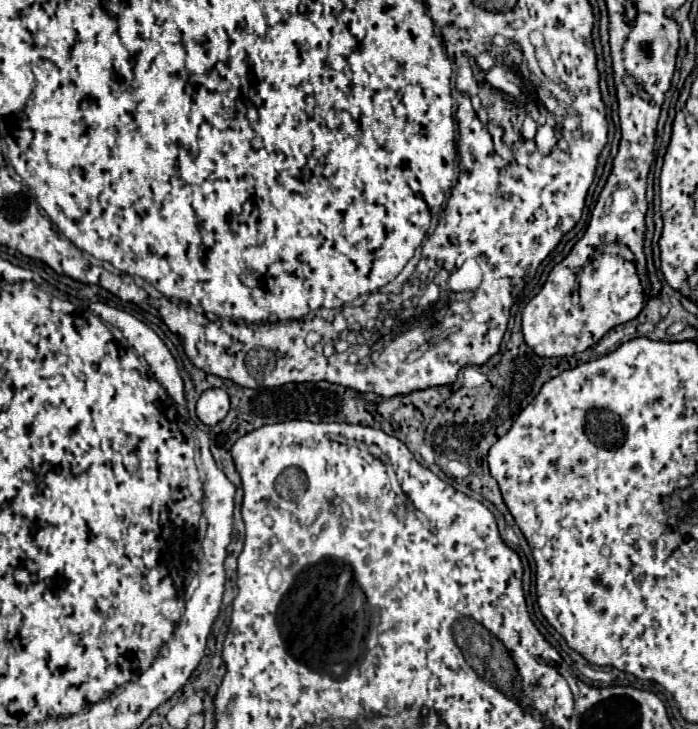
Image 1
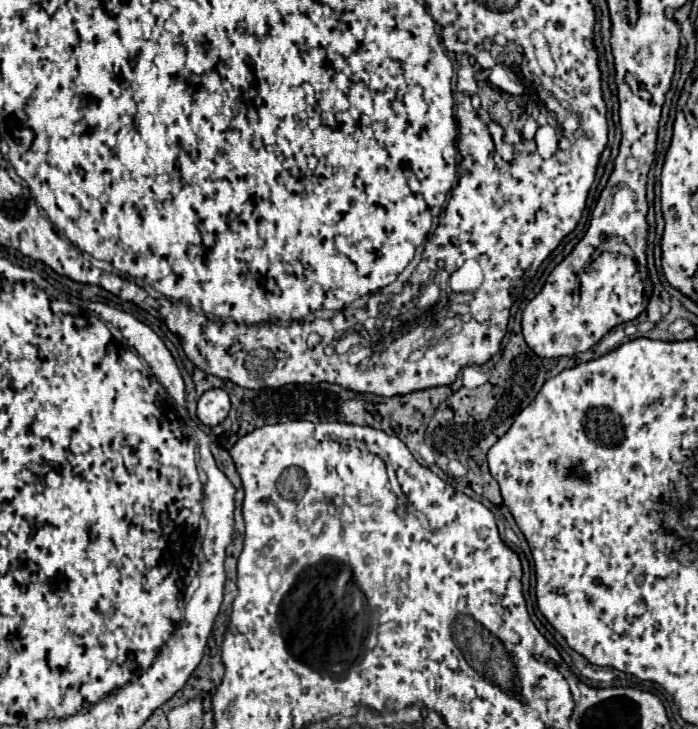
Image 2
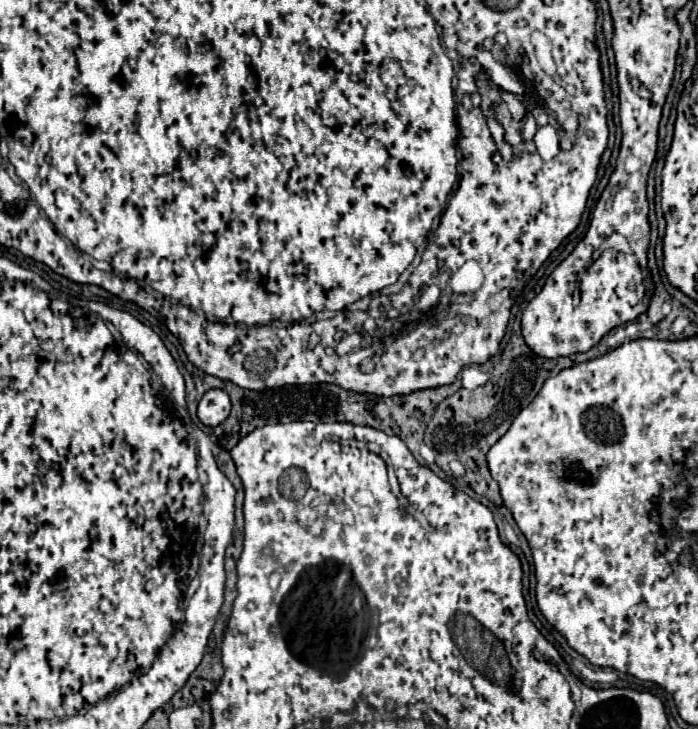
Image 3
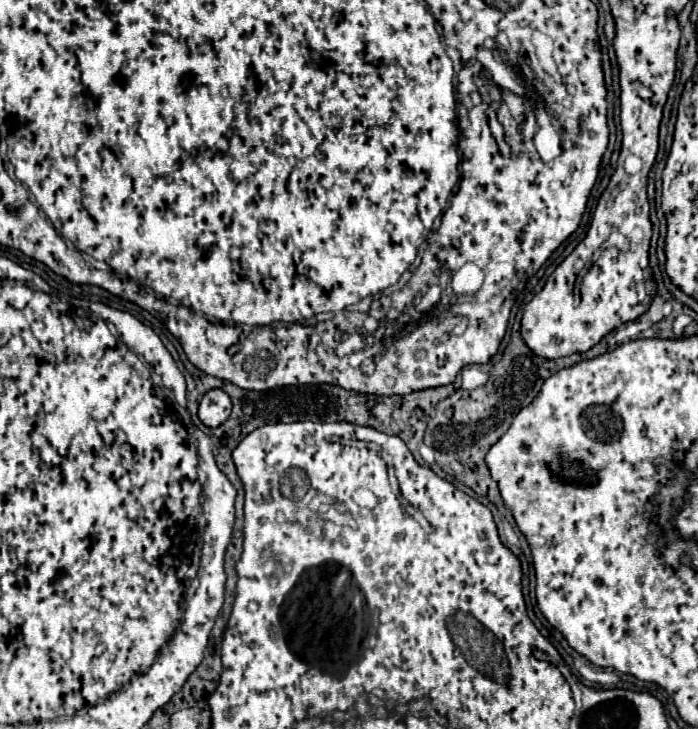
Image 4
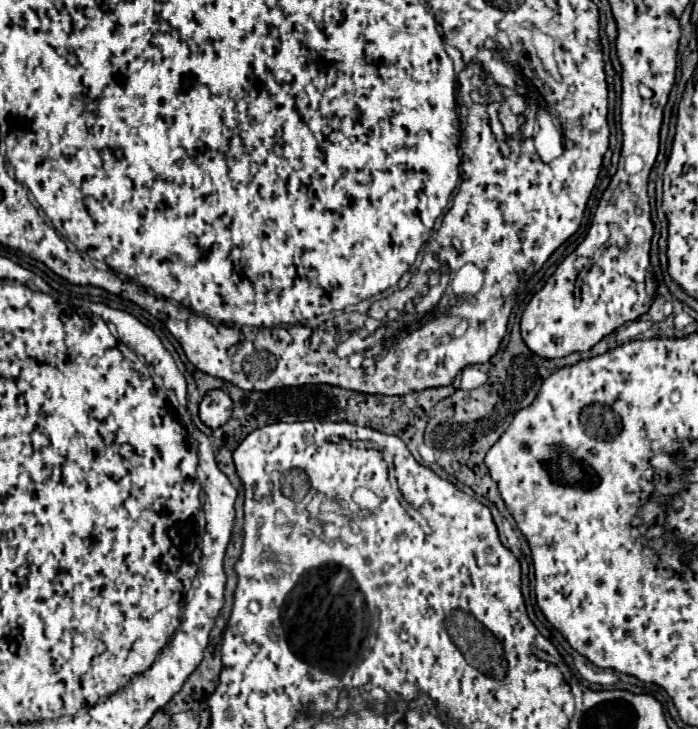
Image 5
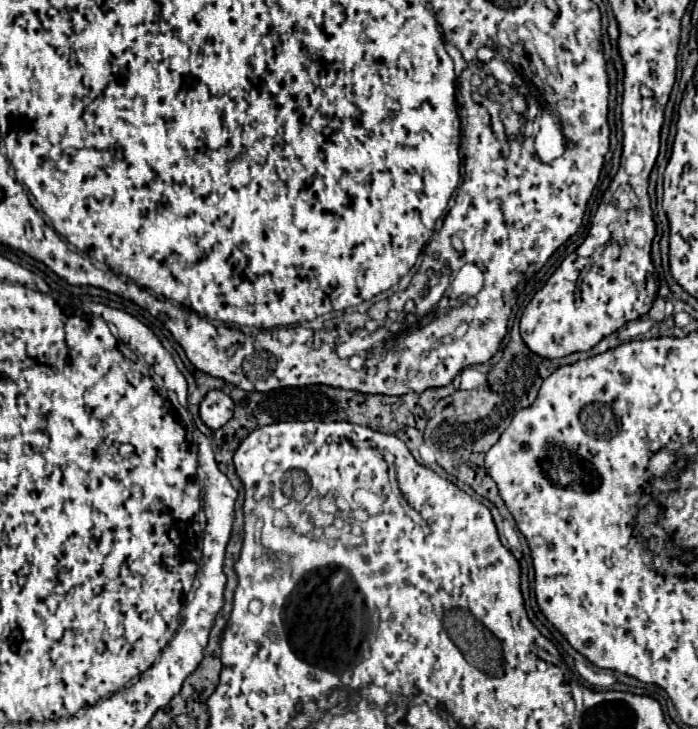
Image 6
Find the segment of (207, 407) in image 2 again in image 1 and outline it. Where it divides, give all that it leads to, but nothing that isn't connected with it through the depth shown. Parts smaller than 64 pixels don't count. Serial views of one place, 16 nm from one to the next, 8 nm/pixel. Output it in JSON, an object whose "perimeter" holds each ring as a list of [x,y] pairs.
{"perimeter":[[[222,388],[206,390],[198,398],[196,414],[202,420],[202,424],[206,424],[206,426],[216,426],[218,422],[222,422],[226,418],[228,410],[230,410],[230,400]]]}

